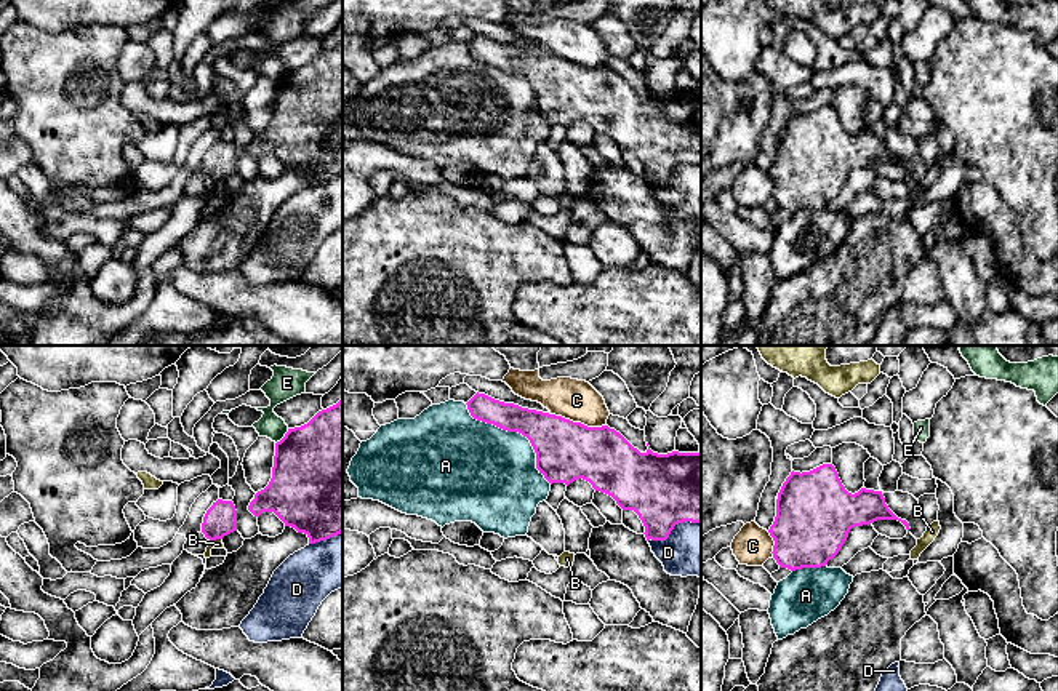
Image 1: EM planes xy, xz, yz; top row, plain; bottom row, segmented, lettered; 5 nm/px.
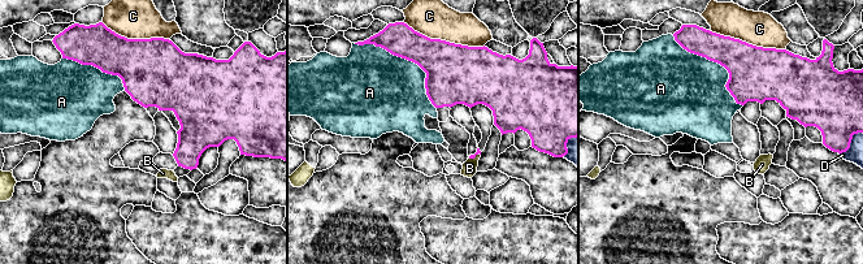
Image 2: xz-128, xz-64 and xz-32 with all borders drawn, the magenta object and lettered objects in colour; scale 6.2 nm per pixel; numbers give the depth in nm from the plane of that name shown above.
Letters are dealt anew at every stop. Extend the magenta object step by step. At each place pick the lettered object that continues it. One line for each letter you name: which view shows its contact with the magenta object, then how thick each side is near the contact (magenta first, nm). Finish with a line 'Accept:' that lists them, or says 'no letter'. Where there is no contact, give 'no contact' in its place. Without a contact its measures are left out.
Accept: no letter

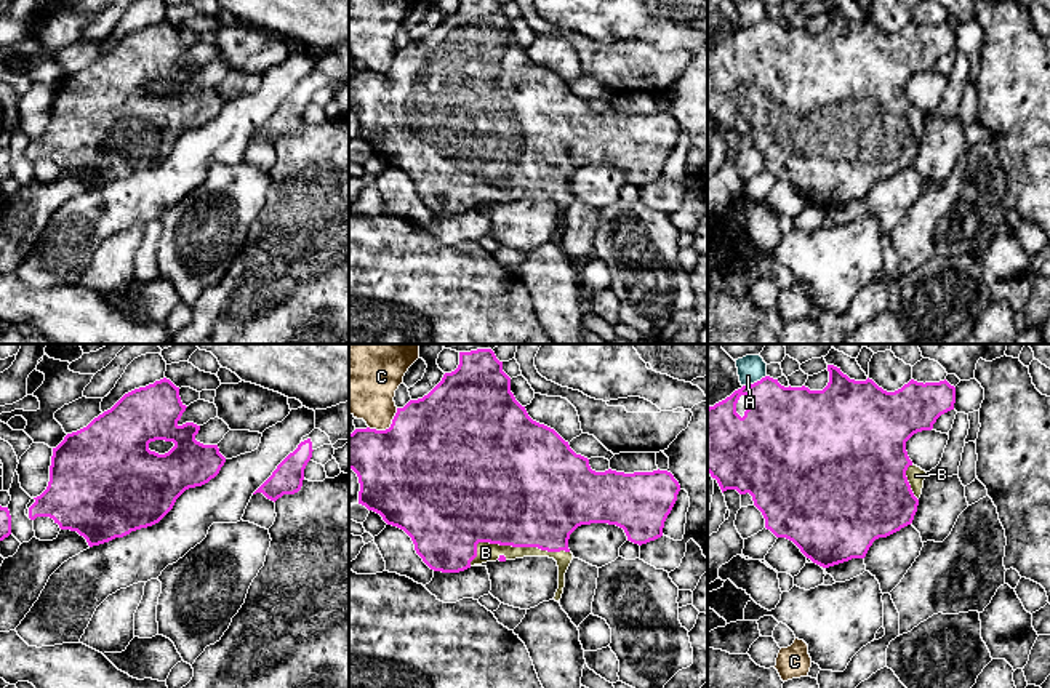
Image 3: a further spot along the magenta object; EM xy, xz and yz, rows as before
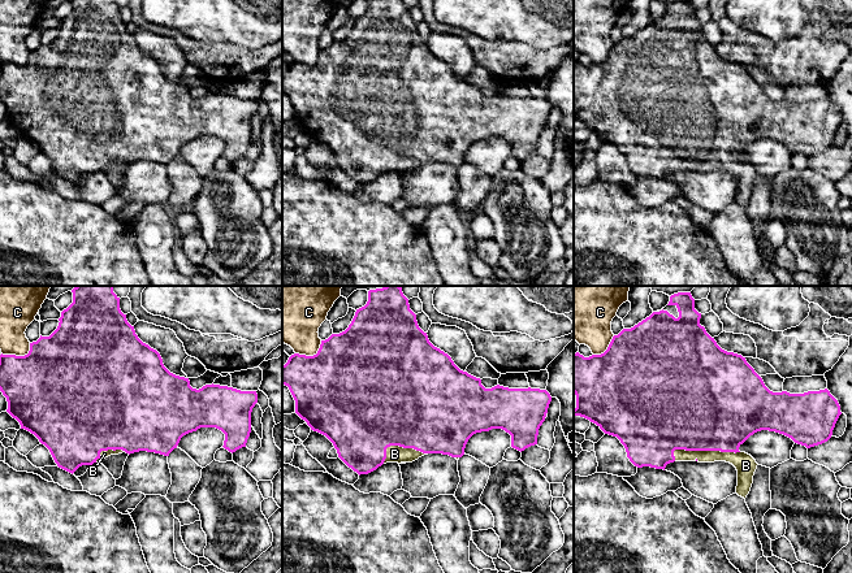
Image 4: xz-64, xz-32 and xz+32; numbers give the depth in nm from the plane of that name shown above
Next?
B: xz | 500/100 nm
Accept: B

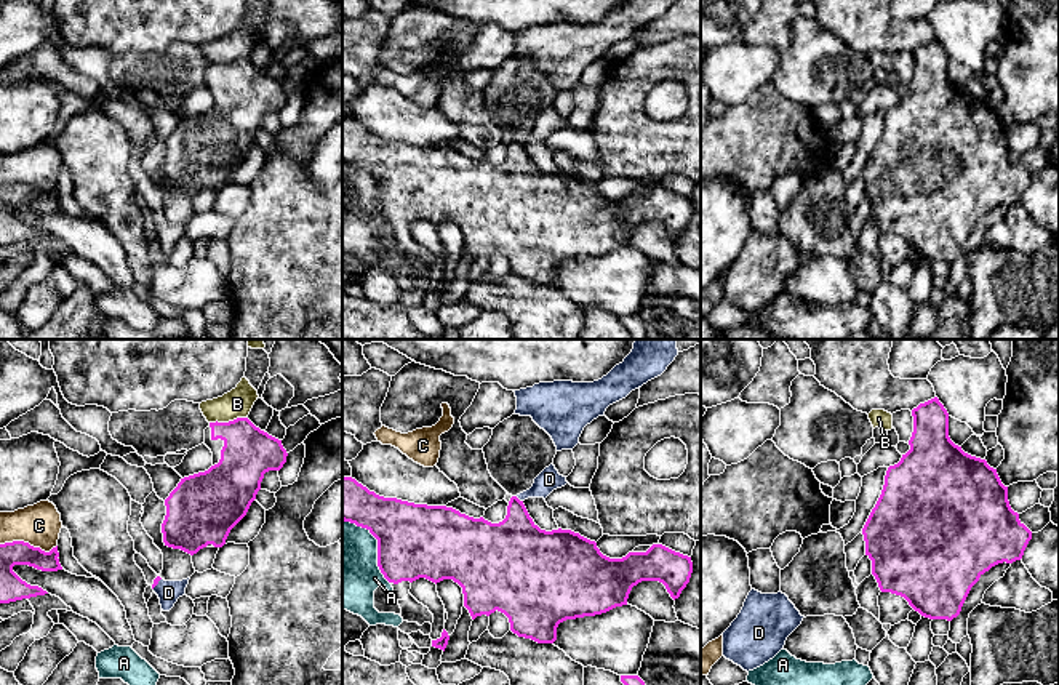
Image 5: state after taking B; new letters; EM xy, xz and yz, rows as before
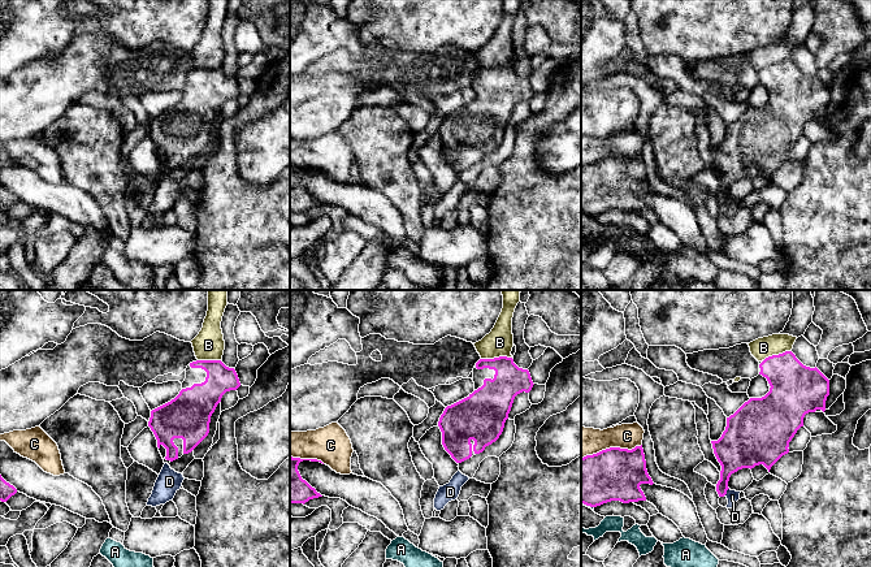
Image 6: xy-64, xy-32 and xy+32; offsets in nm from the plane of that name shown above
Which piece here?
Accept: no letter

